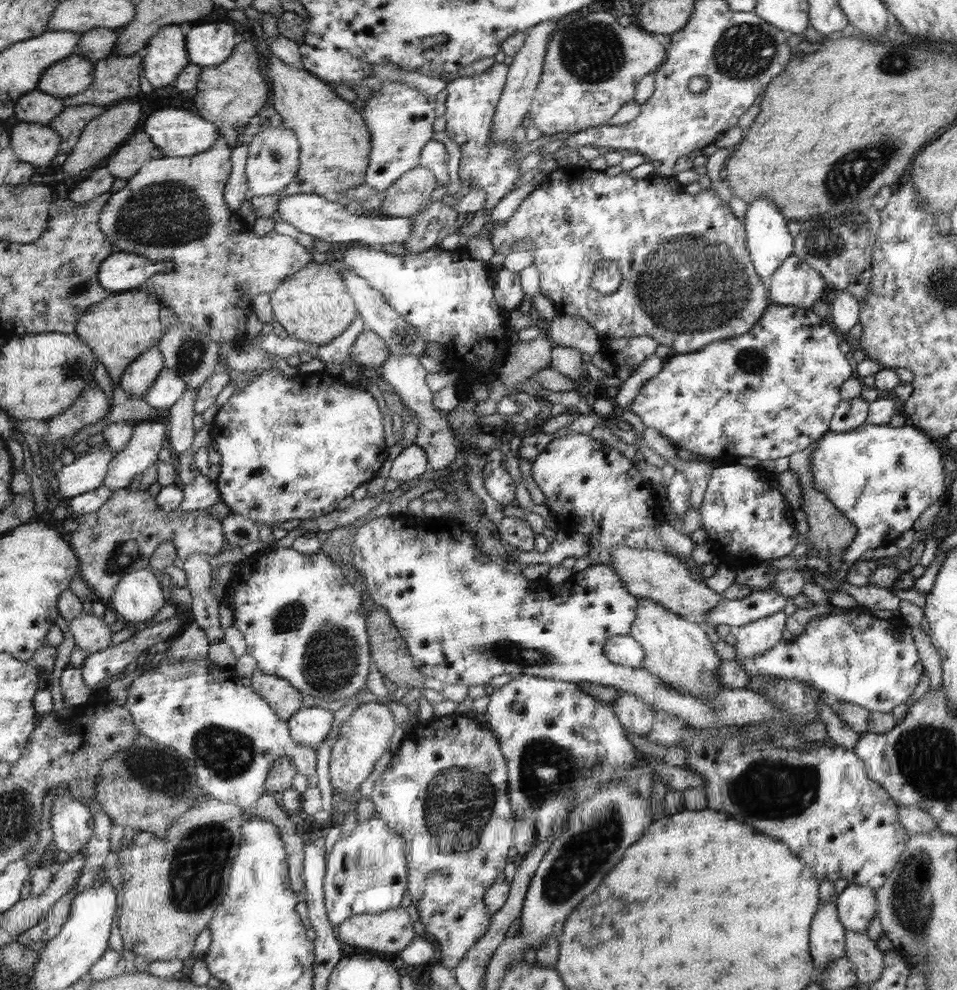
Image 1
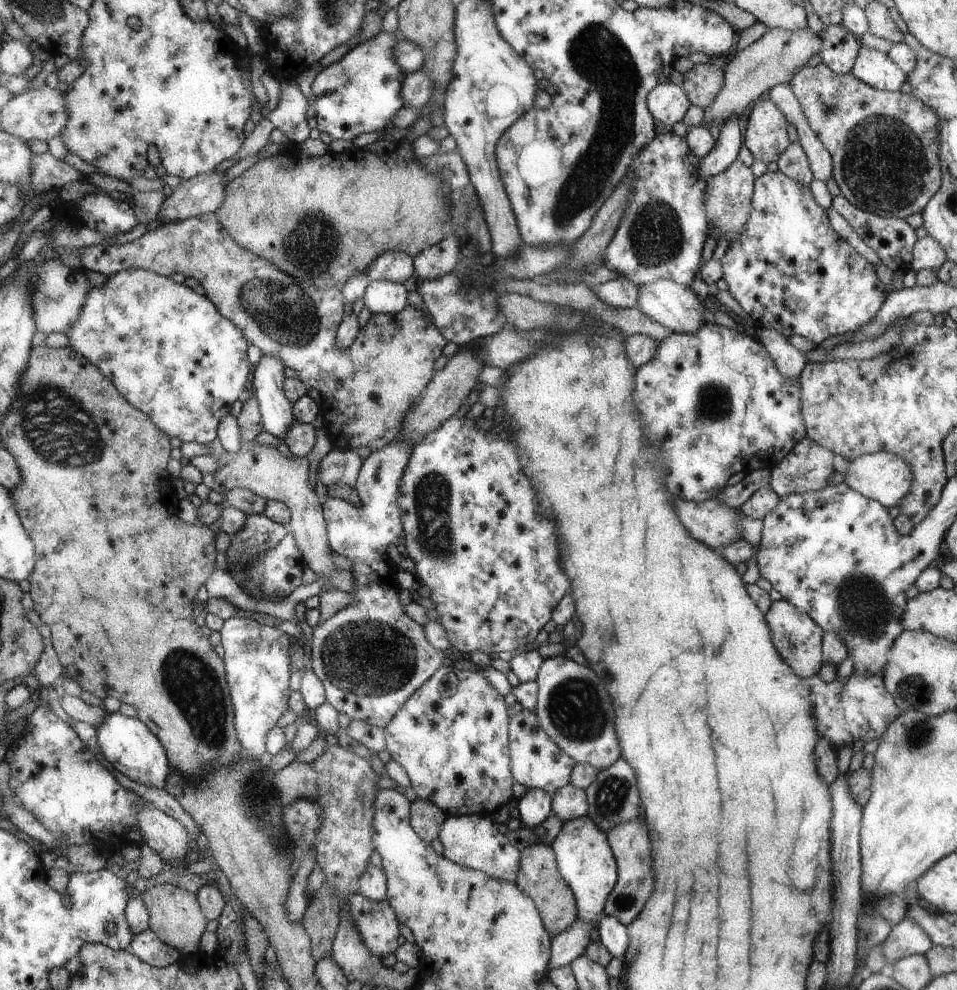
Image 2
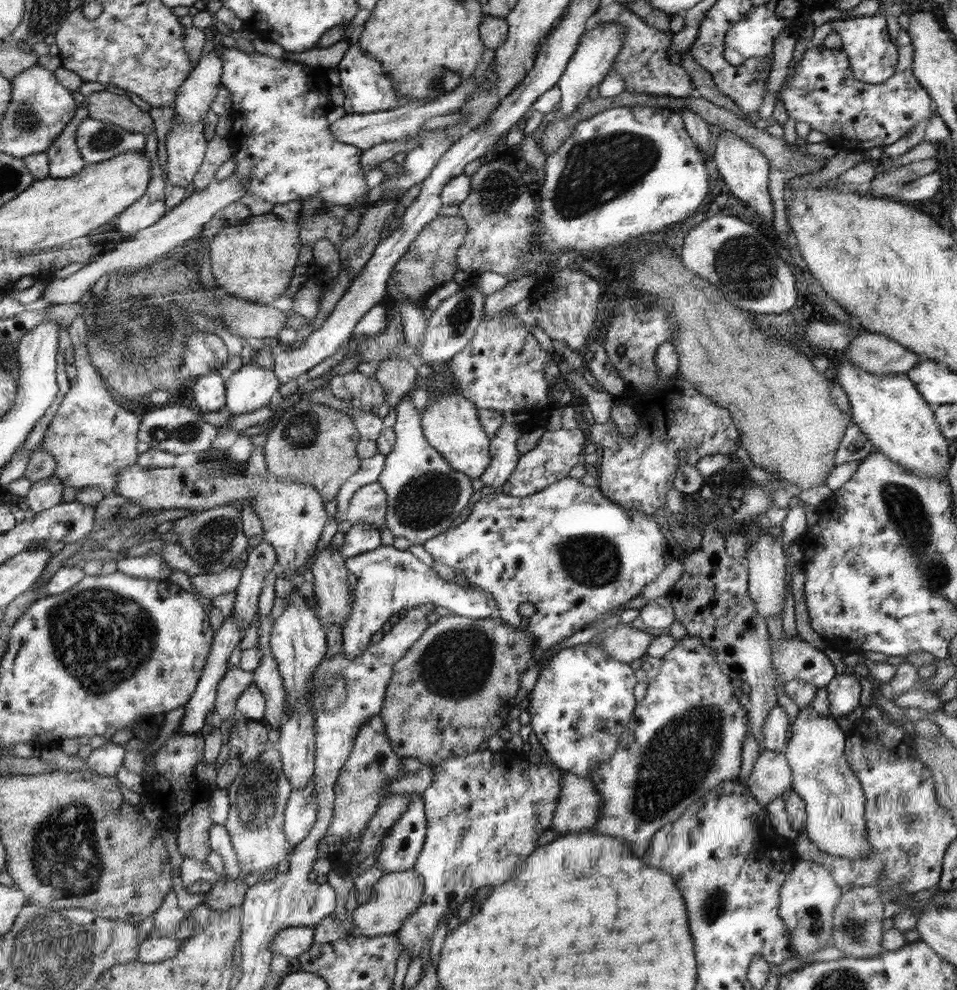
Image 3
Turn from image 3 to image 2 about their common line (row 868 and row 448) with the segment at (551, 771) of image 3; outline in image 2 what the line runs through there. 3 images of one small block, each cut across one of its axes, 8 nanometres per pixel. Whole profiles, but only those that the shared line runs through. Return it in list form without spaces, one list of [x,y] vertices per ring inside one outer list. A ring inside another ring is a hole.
[[[461,413],[450,417],[440,429],[428,434],[420,445],[416,445],[411,452],[409,464],[401,478],[400,498],[398,503],[402,510],[402,524],[405,529],[406,554],[413,560],[414,576],[417,585],[430,588],[430,597],[436,604],[438,612],[437,621],[447,629],[447,637],[451,648],[468,655],[470,653],[484,653],[488,656],[497,656],[500,652],[512,652],[520,646],[526,646],[536,640],[536,634],[544,628],[544,624],[550,620],[550,614],[554,606],[568,594],[570,579],[561,569],[561,550],[557,535],[557,527],[538,511],[539,503],[534,494],[530,479],[525,475],[519,461],[520,453],[516,444],[510,439],[497,440],[486,436],[485,431],[476,428],[476,422],[465,418]]]

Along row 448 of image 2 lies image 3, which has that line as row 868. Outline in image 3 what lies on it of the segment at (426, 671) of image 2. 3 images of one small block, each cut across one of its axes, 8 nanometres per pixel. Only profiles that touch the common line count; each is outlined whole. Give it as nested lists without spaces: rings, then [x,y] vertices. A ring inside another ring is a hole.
[[[420,794],[412,796],[406,812],[390,826],[390,830],[380,842],[376,856],[381,871],[404,872],[414,868],[418,856],[425,847],[425,836],[429,830],[429,820],[425,813],[425,802]]]

